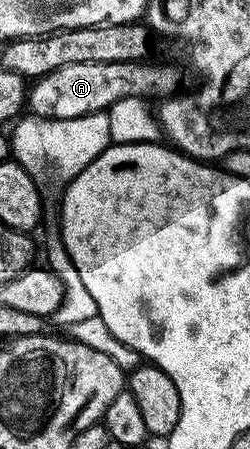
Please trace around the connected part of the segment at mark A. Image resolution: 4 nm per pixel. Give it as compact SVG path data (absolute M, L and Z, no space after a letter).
M143 60L112 64L64 64L64 68L48 72L29 87L29 113L36 118L72 120L76 116L109 111L111 106L125 98L151 100L173 95L179 89L177 72L170 66L149 66L148 63Z

